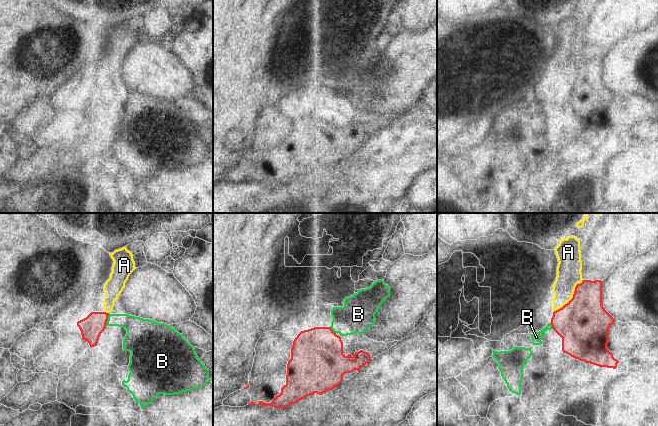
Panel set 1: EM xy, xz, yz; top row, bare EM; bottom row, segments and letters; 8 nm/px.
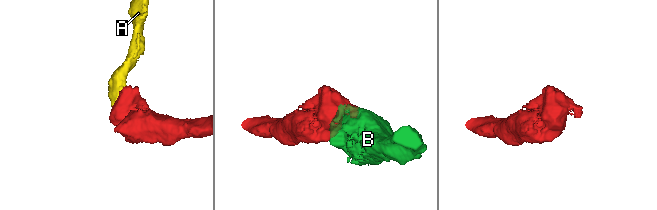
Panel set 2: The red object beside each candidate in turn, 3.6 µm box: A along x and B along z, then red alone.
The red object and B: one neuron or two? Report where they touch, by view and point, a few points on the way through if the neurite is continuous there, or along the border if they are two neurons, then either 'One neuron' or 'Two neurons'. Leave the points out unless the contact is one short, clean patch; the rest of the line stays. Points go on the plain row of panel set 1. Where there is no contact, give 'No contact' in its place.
Touches red at xy (107, 95). Path across: xy (91, 103), (97, 97), (107, 95), (124, 96), (136, 103). One neuron

